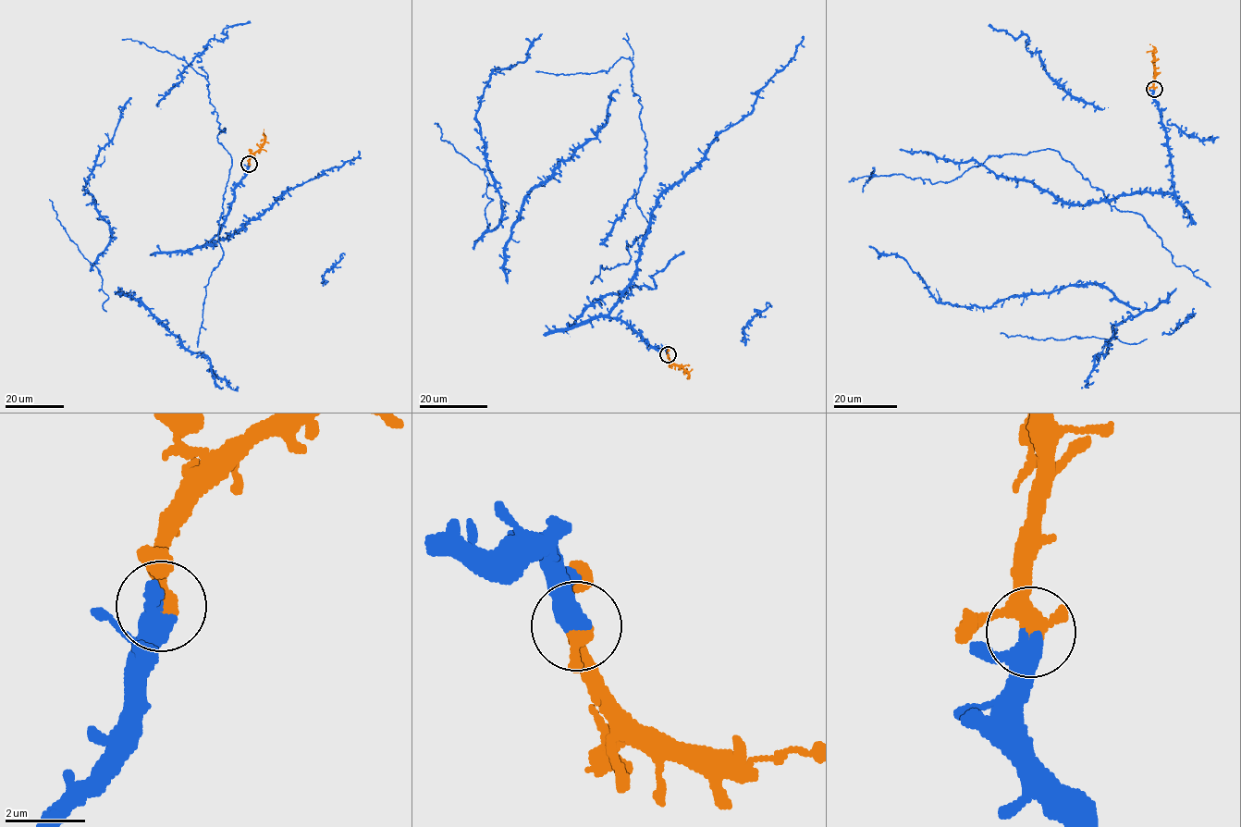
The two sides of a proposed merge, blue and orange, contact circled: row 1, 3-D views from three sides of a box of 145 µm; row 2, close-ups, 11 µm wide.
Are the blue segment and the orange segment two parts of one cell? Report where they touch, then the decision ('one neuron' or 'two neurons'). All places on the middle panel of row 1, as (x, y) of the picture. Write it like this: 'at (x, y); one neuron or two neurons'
at (668, 354); one neuron

